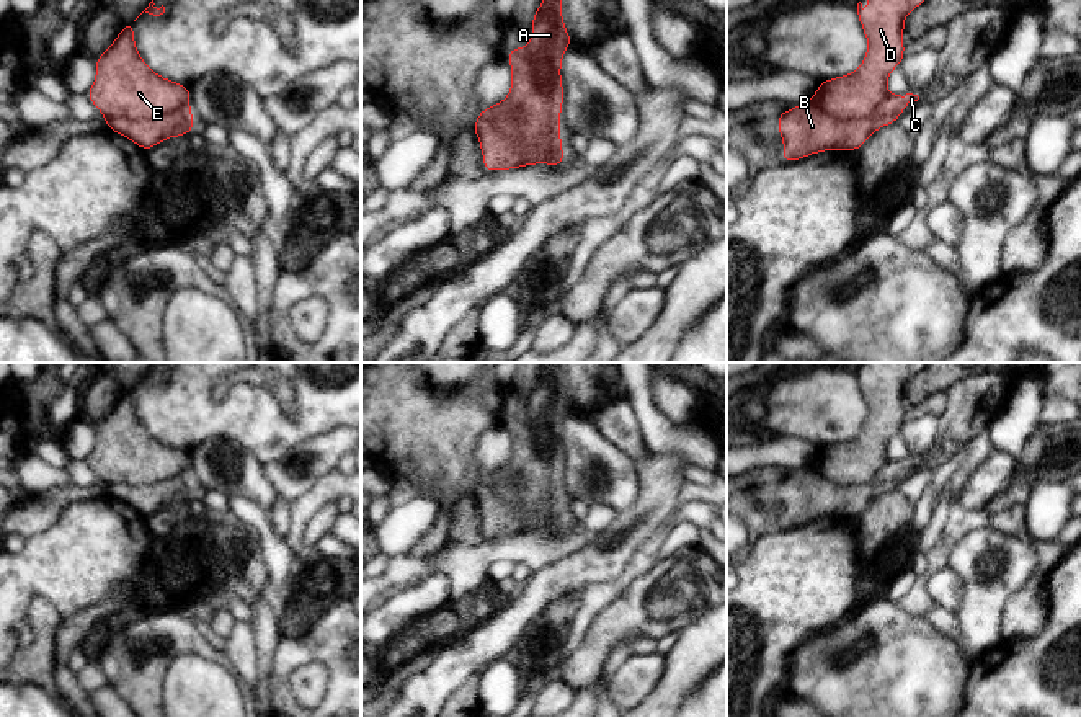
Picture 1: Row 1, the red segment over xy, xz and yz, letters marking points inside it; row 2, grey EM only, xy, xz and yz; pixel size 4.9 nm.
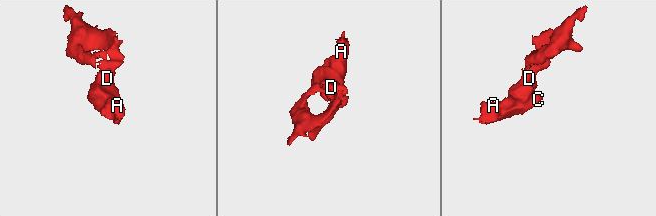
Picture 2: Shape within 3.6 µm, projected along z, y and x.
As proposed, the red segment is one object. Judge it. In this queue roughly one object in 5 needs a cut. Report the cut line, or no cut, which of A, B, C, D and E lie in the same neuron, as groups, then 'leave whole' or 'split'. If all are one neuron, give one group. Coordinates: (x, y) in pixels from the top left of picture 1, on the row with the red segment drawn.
xy (188, 106), (178, 106), (144, 120), (106, 120) | A B C / D E | split

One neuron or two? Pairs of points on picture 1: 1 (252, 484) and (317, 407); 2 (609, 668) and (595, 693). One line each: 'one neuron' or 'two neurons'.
1: two neurons
2: one neuron

